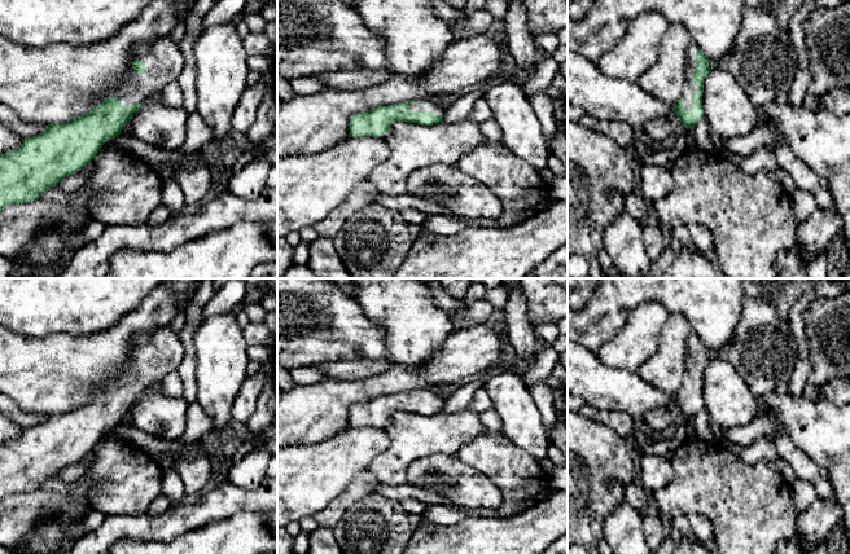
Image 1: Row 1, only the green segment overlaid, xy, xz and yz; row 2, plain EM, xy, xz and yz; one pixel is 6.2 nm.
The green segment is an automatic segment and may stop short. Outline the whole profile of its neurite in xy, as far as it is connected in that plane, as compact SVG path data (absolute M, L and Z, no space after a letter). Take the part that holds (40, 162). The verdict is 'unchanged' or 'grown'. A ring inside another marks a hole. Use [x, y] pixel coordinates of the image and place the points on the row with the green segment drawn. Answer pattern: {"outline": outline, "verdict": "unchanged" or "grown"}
{"outline": "M162 36L153 44L137 45L133 49L132 79L123 96L105 97L91 111L65 123L48 124L45 131L25 137L23 142L0 155L0 211L10 205L32 202L63 177L79 172L101 150L102 145L118 135L132 119L135 111L154 92L162 91L168 83L178 80L184 69L184 56L179 44L170 36Z", "verdict": "grown"}

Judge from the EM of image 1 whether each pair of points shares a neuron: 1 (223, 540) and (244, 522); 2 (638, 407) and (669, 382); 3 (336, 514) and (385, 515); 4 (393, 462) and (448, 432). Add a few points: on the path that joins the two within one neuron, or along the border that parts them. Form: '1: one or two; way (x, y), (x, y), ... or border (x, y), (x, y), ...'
1: one; way (228, 537), (239, 527)
2: two; border (636, 372), (644, 381), (656, 386), (671, 399)
3: two; border (367, 495), (355, 501), (332, 528)
4: one; way (407, 452), (424, 435), (434, 434)

